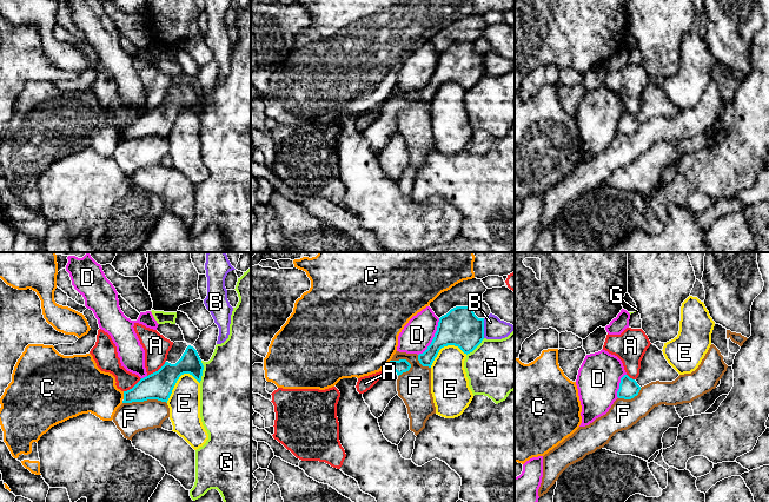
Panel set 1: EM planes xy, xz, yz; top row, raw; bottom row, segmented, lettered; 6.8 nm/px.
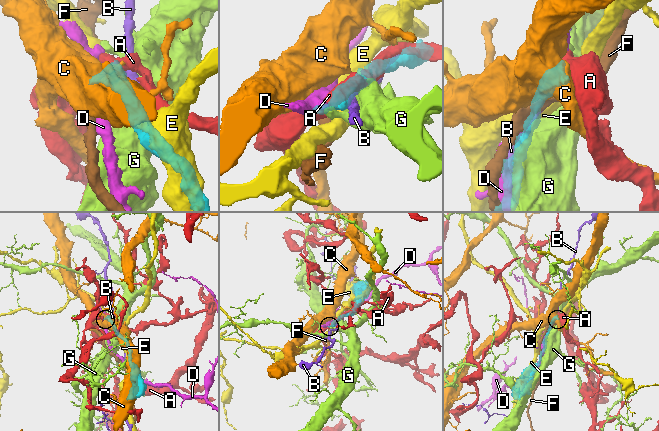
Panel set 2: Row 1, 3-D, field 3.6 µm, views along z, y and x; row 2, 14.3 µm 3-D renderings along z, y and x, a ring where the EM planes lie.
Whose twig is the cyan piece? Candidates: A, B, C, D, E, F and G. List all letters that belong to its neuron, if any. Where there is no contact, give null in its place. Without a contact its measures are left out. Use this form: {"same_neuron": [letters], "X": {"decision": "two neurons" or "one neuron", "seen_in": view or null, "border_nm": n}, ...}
{"same_neuron": [], "A": {"decision": "two neurons", "seen_in": "xy", "border_nm": 170}, "B": {"decision": "two neurons", "seen_in": "xz", "border_nm": 140}, "C": {"decision": "two neurons", "seen_in": "xy", "border_nm": 60}, "D": {"decision": "two neurons", "seen_in": "xz", "border_nm": 300}, "E": {"decision": "two neurons", "seen_in": "xy", "border_nm": 280}, "F": {"decision": "two neurons", "seen_in": "xy", "border_nm": 300}, "G": {"decision": "two neurons", "seen_in": "xy", "border_nm": 150}}

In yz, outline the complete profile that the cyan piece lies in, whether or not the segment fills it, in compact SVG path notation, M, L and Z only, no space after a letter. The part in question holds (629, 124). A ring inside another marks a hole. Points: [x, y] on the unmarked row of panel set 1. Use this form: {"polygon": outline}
{"polygon": "M650 80L641 97L638 113L632 115L624 111L621 114L617 133L631 136L638 131L642 123L656 117L672 118L678 112L679 110L665 95L663 87Z"}

